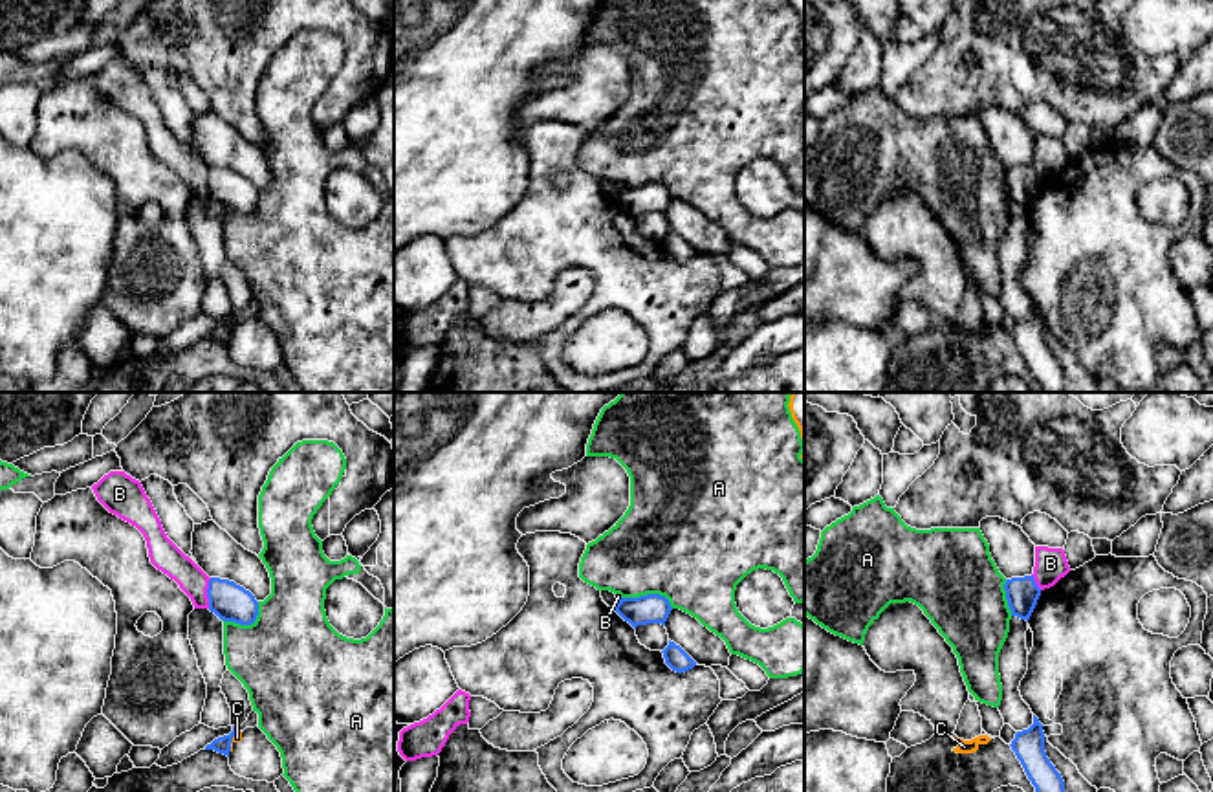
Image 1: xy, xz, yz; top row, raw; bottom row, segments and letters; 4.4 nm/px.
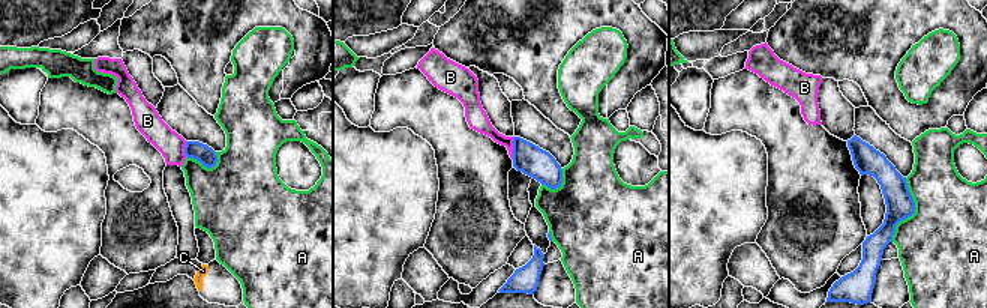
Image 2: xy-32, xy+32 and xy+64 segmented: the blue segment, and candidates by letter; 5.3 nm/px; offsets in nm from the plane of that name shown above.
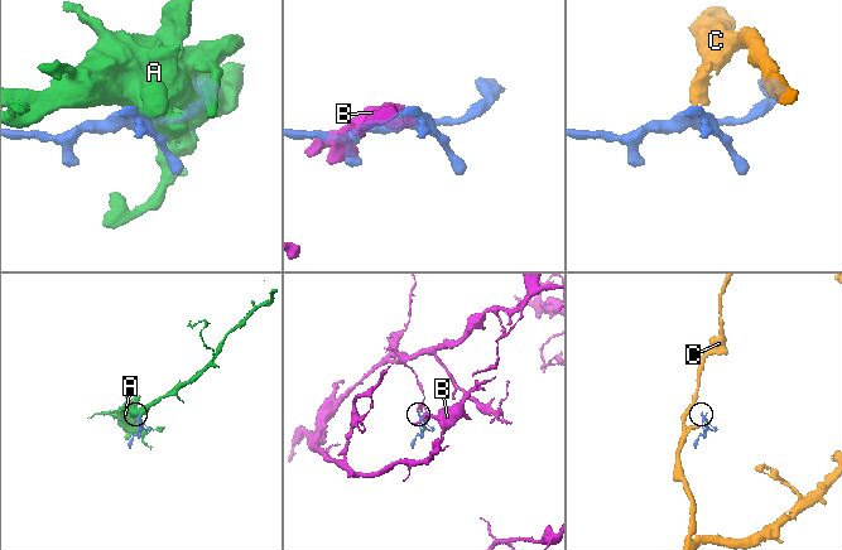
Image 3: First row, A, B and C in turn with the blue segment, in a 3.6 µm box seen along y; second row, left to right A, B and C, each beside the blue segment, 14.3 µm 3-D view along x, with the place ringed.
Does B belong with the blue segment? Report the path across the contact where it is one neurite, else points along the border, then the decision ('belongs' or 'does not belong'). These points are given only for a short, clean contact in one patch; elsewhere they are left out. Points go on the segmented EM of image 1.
border along xy (211, 578), (207, 607); does not belong

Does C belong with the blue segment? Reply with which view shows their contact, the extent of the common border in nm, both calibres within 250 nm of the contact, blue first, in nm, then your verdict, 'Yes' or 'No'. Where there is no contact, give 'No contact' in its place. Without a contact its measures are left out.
Touches blue in xy. Shared border 70 nm. Thickness 80 nm (blue) against 40 nm. No

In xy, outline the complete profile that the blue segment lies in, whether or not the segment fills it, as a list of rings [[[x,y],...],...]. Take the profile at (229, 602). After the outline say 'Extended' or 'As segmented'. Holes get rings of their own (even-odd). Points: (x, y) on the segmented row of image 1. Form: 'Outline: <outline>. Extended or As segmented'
Outline: [[[211,578],[207,598],[209,610],[224,622],[251,625],[258,616],[255,596],[235,581]]]. As segmented

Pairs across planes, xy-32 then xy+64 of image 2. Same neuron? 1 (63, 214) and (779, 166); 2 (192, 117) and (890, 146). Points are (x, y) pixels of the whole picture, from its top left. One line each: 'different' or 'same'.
1: different
2: same

